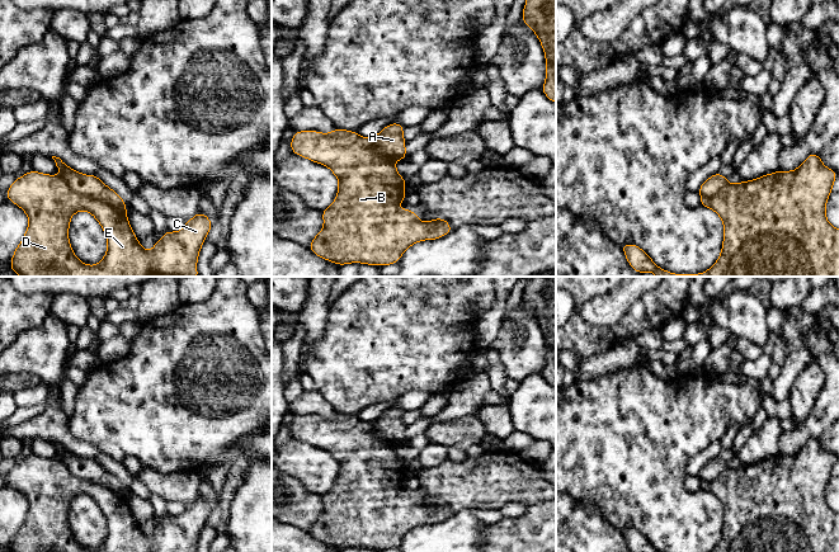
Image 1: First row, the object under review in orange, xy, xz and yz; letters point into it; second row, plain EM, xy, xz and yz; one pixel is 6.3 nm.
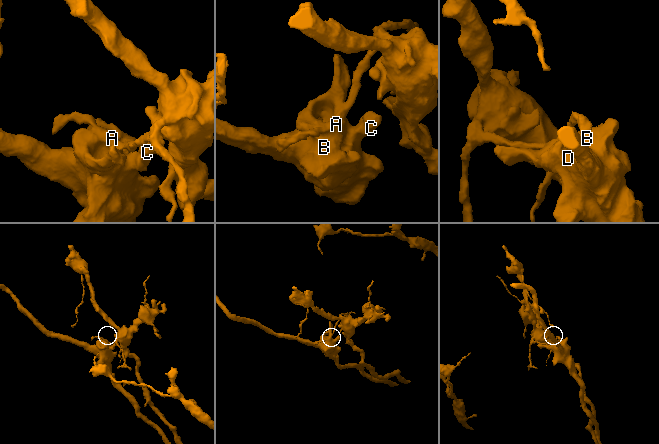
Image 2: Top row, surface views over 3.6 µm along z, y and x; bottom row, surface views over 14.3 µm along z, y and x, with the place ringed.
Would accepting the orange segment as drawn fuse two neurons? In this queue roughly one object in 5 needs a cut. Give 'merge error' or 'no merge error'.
merge error

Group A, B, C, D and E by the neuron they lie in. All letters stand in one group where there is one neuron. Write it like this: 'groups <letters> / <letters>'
groups A / B C D E

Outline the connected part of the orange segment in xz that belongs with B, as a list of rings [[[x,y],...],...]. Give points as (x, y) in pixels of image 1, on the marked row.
[[[335,128],[331,133],[294,132],[289,145],[296,155],[326,165],[339,180],[334,203],[321,211],[324,227],[308,245],[314,254],[338,265],[390,265],[397,263],[415,242],[437,240],[453,230],[440,217],[424,223],[411,209],[396,208],[405,200],[406,180],[397,173],[395,159],[376,151],[373,142],[372,137],[364,138],[357,132]]]

